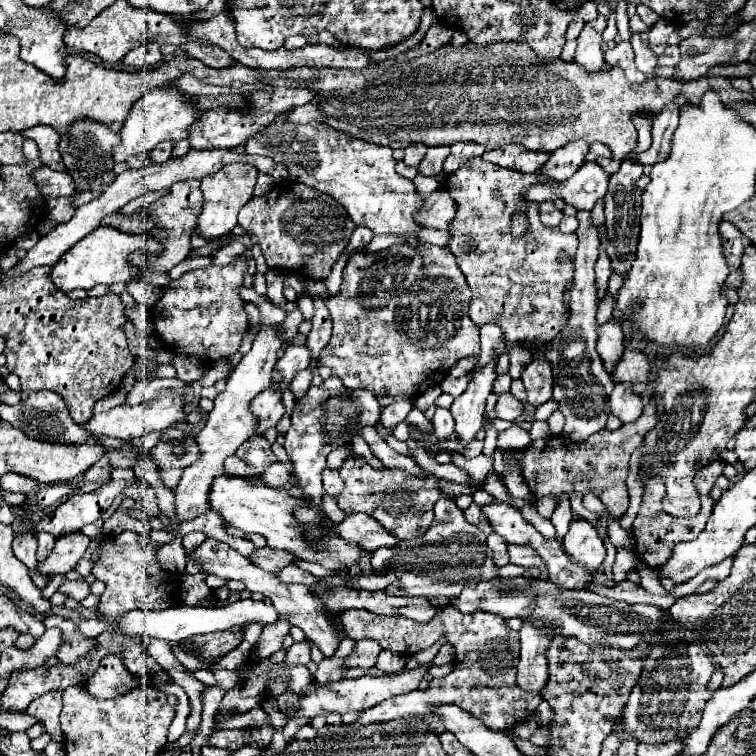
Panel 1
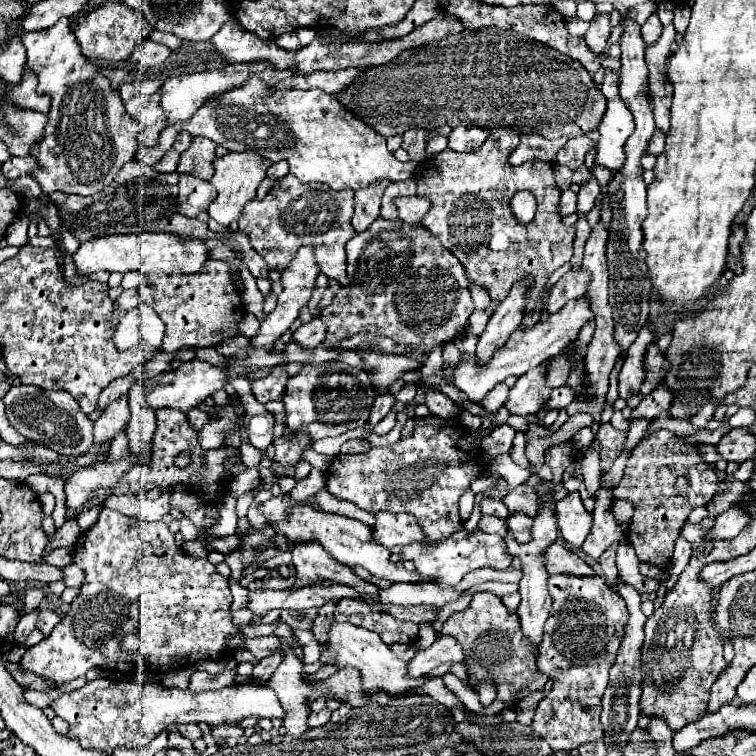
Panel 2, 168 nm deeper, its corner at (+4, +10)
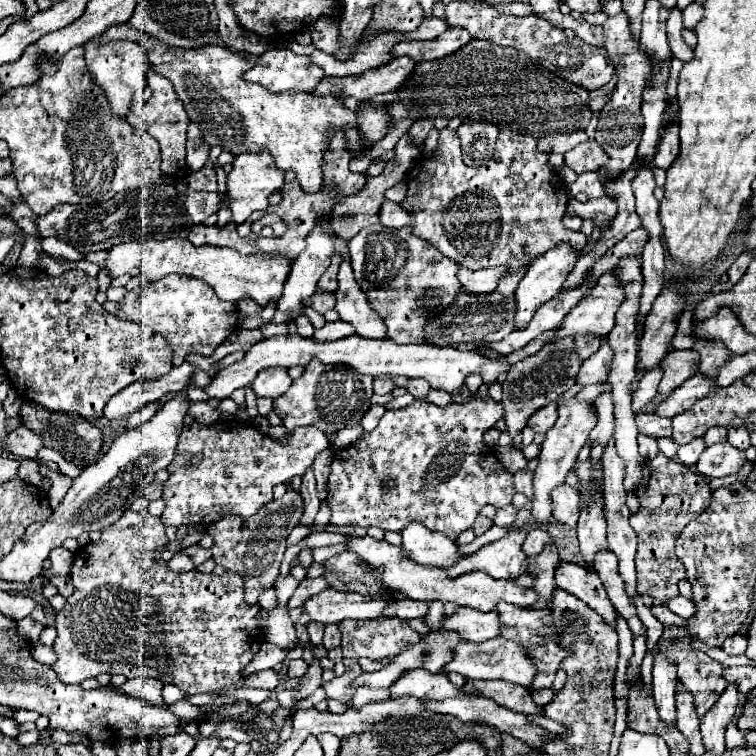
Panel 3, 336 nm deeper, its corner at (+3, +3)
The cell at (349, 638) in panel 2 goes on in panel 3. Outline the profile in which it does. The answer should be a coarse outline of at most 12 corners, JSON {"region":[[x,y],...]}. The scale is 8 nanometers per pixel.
{"region":[[407,671],[393,697],[427,697],[425,707],[489,723],[533,751],[555,739],[523,713],[481,695],[463,695],[447,675]]}

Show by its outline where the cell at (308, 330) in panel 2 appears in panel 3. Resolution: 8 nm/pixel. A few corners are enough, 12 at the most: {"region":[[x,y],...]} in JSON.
{"region":[[345,321],[325,323],[317,329],[315,341],[337,341],[355,333]]}

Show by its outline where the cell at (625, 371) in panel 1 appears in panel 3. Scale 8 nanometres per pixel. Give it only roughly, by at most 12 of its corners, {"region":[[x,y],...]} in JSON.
{"region":[[671,351],[663,361],[659,393],[669,395],[695,375],[699,353]]}

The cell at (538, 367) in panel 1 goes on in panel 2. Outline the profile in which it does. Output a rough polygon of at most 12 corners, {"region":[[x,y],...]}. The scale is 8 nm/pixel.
{"region":[[560,354],[550,360],[546,384],[564,386],[570,360]]}

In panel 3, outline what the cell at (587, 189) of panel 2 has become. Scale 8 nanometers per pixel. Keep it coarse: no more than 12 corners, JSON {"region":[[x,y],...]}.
{"region":[[583,173],[569,185],[571,195],[603,197],[597,173]]}

